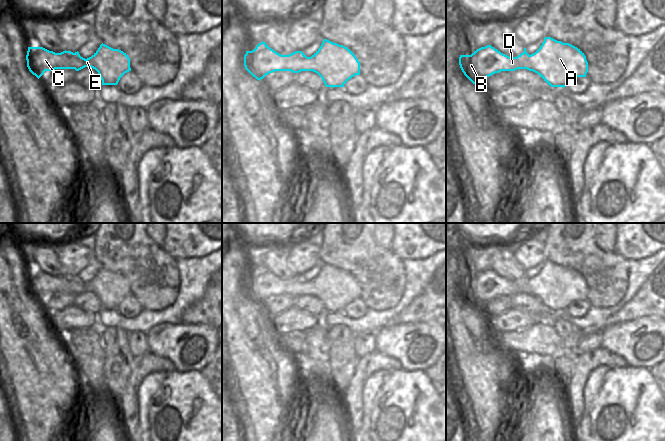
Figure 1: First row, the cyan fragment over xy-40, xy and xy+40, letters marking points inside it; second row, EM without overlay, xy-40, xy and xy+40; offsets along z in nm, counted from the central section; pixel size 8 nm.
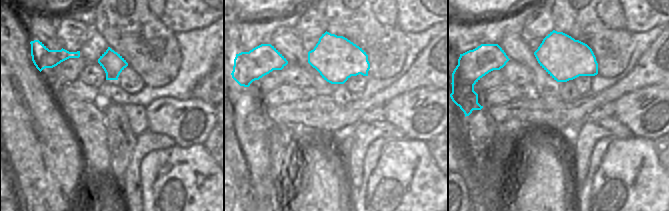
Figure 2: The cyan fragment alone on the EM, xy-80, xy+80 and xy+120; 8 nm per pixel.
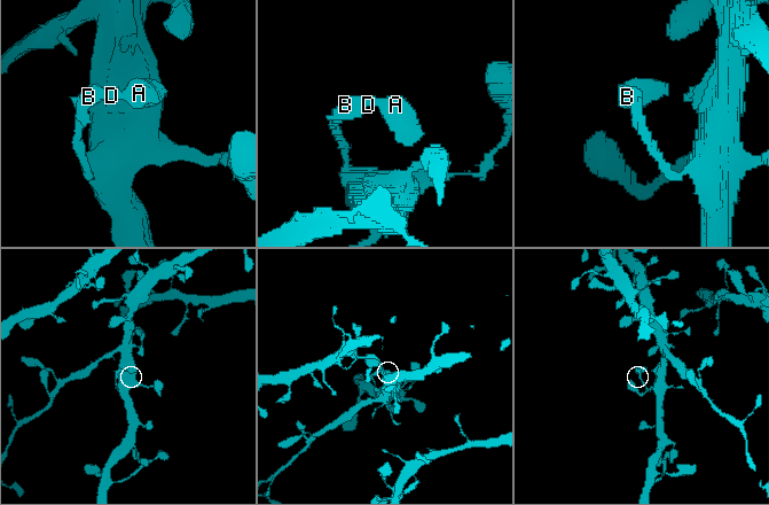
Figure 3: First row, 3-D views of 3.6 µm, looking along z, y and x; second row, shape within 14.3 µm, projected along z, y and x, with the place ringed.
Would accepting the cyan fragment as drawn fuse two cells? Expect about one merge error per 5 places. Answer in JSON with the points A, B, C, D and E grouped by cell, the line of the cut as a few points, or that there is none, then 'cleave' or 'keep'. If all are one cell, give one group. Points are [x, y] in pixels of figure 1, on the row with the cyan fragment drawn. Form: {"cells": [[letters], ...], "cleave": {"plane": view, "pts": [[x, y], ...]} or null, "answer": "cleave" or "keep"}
{"cells": [["A", "B", "C", "D", "E"]], "cleave": null, "answer": "keep"}

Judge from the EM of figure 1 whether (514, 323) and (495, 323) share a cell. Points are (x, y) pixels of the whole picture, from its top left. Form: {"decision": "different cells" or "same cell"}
{"decision": "same cell"}

